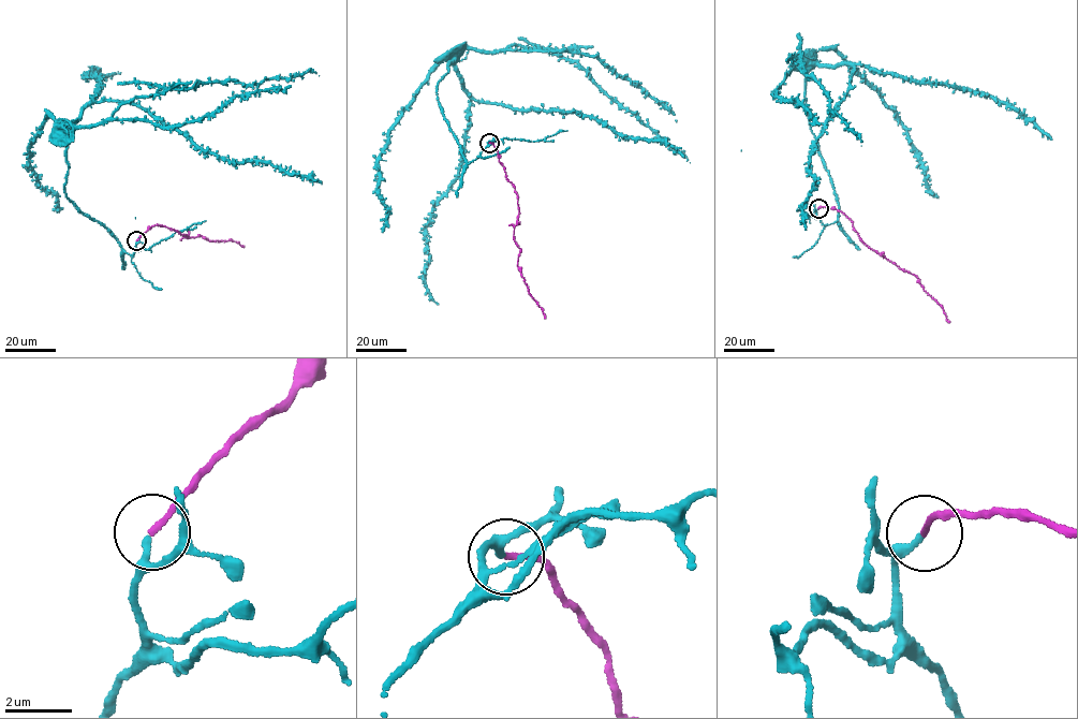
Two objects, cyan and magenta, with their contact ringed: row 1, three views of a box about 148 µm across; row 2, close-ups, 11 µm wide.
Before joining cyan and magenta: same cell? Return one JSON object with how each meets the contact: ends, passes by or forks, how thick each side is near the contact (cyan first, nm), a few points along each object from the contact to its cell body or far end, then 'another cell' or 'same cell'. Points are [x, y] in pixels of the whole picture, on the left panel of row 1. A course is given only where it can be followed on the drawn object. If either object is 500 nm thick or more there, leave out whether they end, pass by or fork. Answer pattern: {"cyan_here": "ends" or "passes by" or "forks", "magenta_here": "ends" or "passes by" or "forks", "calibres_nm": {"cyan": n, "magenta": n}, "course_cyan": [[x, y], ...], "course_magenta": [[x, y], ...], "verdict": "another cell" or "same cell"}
{"cyan_here": "passes by", "magenta_here": "ends", "calibres_nm": {"cyan": 180, "magenta": 170}, "course_cyan": [[136, 240], [132, 255], [64, 193], [69, 129], [91, 103], [142, 106], [224, 158], [270, 163], [321, 184]], "course_magenta": [[136, 240], [157, 224], [186, 234], [186, 237], [198, 234], [211, 240], [231, 239], [244, 246]], "verdict": "same cell"}

